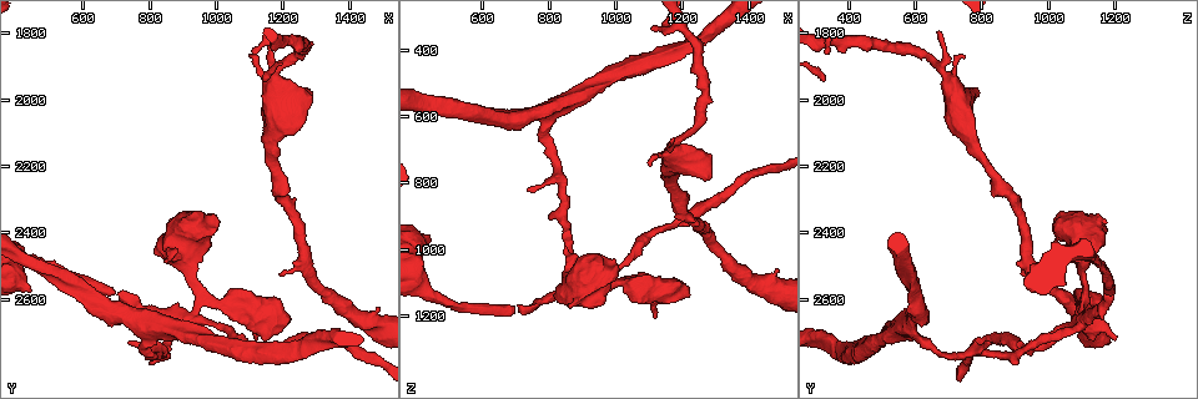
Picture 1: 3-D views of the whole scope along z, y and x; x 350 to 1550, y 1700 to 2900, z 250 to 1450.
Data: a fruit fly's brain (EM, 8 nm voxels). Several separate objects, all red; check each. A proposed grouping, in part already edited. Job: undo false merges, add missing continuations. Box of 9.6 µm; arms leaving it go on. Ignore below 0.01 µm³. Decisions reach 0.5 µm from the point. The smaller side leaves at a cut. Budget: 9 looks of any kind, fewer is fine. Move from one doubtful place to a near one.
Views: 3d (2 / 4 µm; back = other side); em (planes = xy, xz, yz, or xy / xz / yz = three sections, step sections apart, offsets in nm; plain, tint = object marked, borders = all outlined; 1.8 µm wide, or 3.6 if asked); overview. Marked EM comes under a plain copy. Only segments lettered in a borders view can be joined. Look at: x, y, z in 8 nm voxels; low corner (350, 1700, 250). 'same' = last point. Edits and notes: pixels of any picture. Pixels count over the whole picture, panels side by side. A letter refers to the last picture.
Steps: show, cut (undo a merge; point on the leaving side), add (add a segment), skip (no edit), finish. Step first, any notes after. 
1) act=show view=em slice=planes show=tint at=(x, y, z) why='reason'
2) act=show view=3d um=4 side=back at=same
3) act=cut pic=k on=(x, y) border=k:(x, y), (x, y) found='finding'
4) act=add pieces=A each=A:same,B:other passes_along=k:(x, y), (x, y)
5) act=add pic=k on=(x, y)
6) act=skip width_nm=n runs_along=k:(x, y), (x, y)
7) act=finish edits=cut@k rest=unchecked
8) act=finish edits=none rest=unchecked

act=show view=em slice=planes show=borders at=(1100, 1870, 750) why='tapers out'

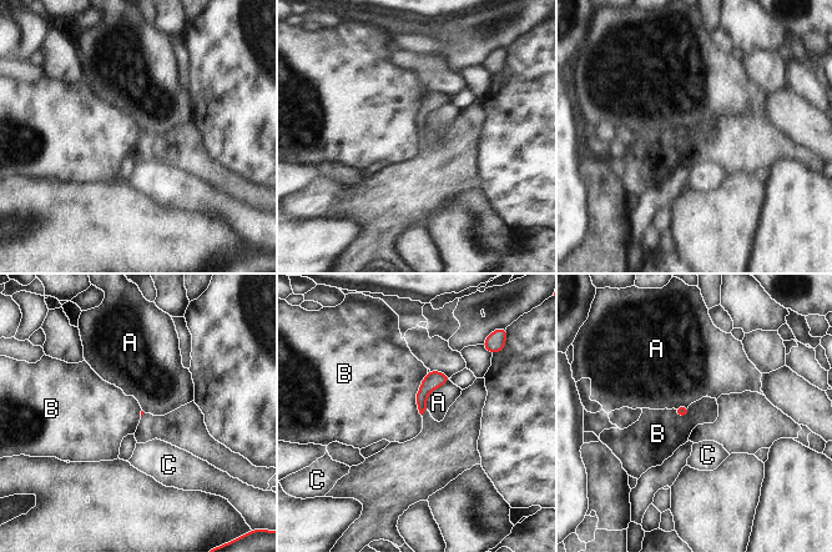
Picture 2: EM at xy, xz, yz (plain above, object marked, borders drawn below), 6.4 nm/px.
act=skip each=A:other,B:other,C:other border=2:(427, 371), (416, 396), (420, 415) found='no lettered segment goes on from it'

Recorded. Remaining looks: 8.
act=show view=em slice=yz step=4 show=tint at=(1200, 2530, 940) why='free end'

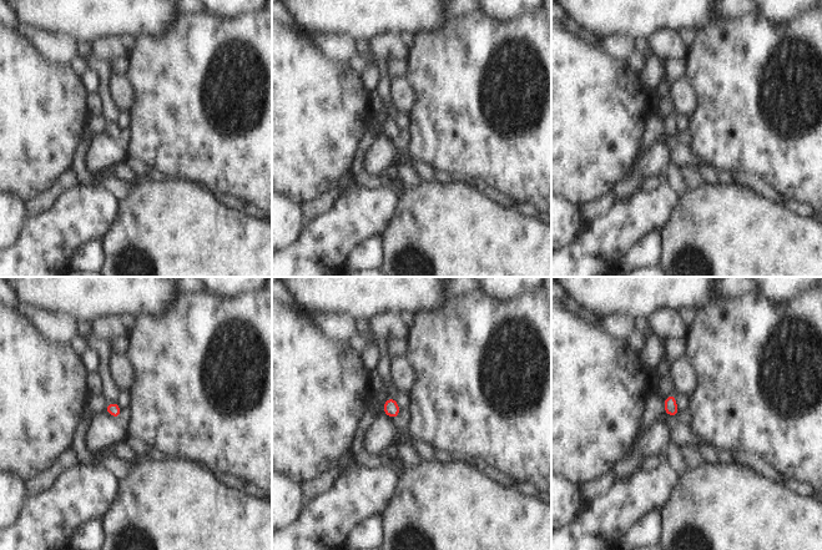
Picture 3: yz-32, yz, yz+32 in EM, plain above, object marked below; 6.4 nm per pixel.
act=show view=em slice=planes show=borders at=same why='another direction'

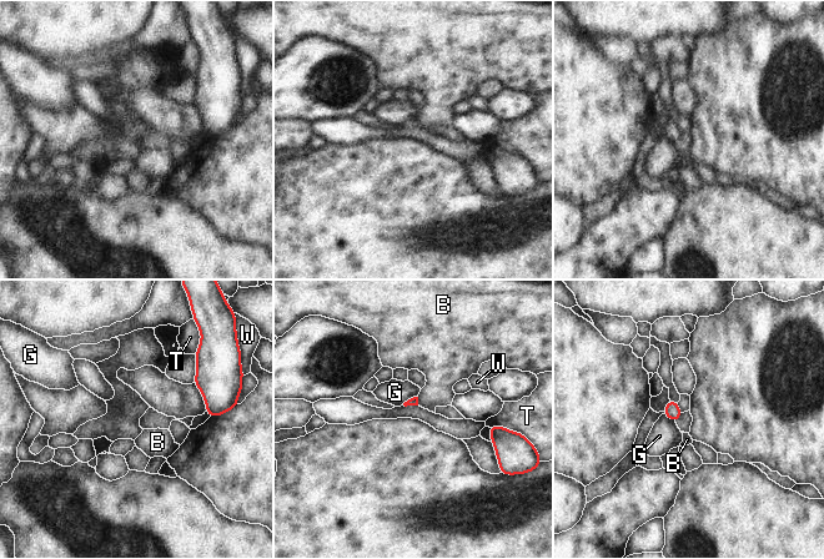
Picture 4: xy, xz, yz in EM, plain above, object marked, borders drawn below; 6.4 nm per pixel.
act=skip each=B:other,G:other,T:other,W:other border=4:(417, 397), (418, 404) found='none of them fits'

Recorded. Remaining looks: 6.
act=show view=3d um=2 at=(1110, 2720, 1210)

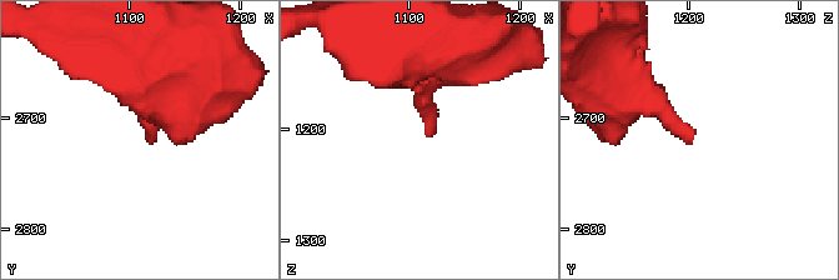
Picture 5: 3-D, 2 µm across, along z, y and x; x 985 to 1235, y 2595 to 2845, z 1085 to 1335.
act=show view=em slice=planes show=borders at=(1116, 2718, 1206)

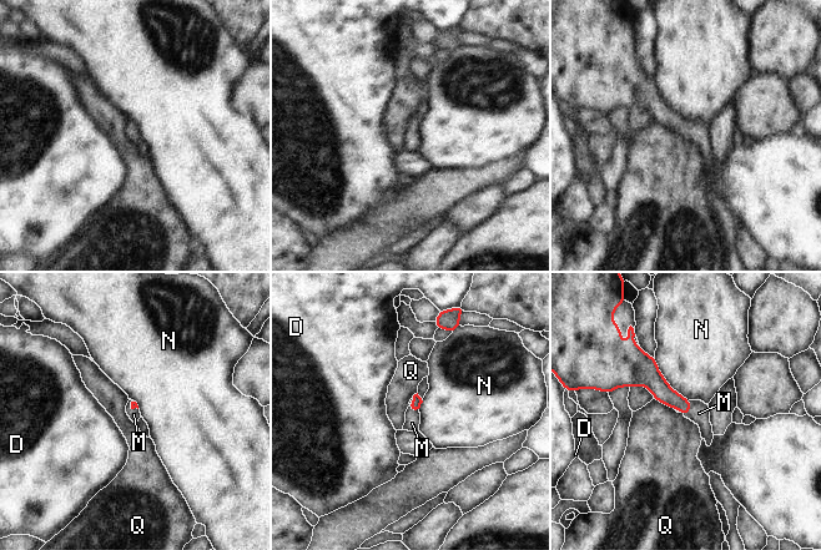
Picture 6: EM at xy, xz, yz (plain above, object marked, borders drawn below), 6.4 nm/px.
act=add pieces=M longest_contact=N:360nm each=D:other,M:same,N:other,Q:other passes_along=6:(661, 392), (690, 408), (699, 413) found='it goes on there'

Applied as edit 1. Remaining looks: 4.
act=show view=3d um=2 at=(910, 2670, 1090) why='four-way junction'

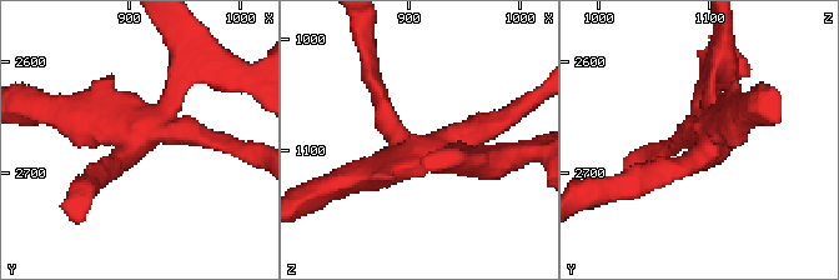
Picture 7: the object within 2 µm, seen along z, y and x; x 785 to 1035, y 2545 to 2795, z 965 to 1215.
act=show view=em slice=planes show=borders at=(910, 2662, 1098) arms=4 why='shape alone is not enough'

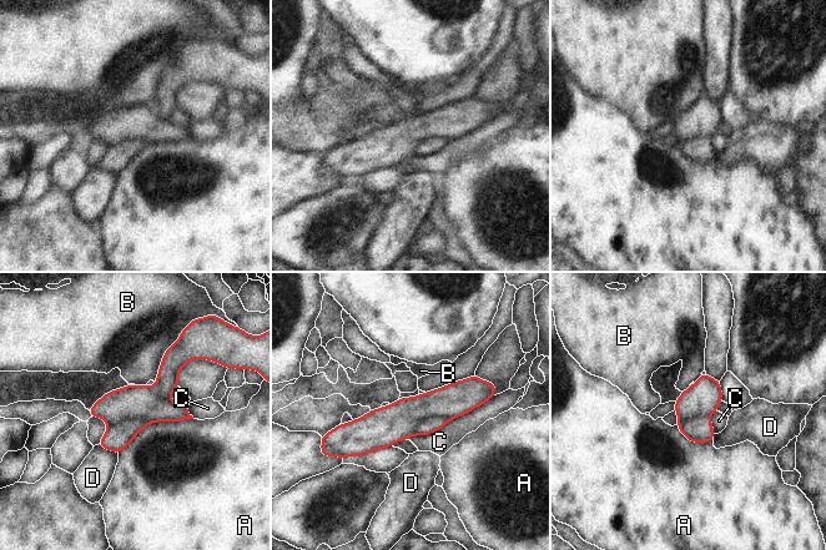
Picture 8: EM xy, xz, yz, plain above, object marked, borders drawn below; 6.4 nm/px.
act=cut pic=8 on=(396, 422) each=A:other,B:other,C:other,D:other part_leaving=8:(484, 398), (338, 430) found='two cells meet here'

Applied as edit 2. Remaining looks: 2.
act=finish edits=add@6,cut@8 rest=unchecked

